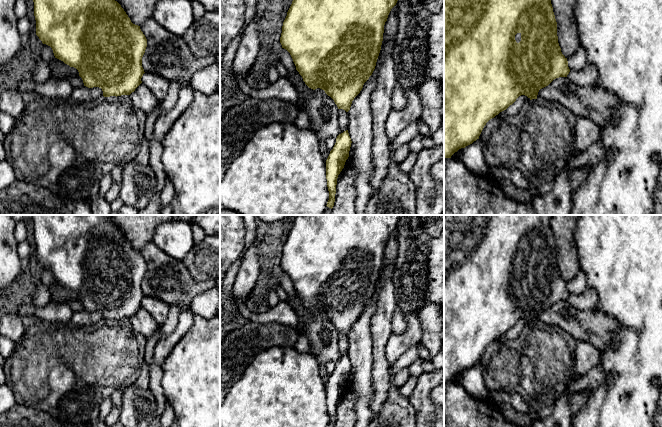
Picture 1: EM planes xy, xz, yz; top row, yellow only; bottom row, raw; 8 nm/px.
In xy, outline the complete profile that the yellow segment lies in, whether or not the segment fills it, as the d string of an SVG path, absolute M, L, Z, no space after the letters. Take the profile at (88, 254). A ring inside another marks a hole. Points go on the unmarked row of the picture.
M31 215L34 226L36 259L43 268L52 272L55 282L78 294L84 310L88 312L101 312L104 321L130 319L142 307L141 302L145 297L142 291L142 281L147 271L147 263L141 255L140 250L131 246L121 229L113 223L112 216L113 215Z

